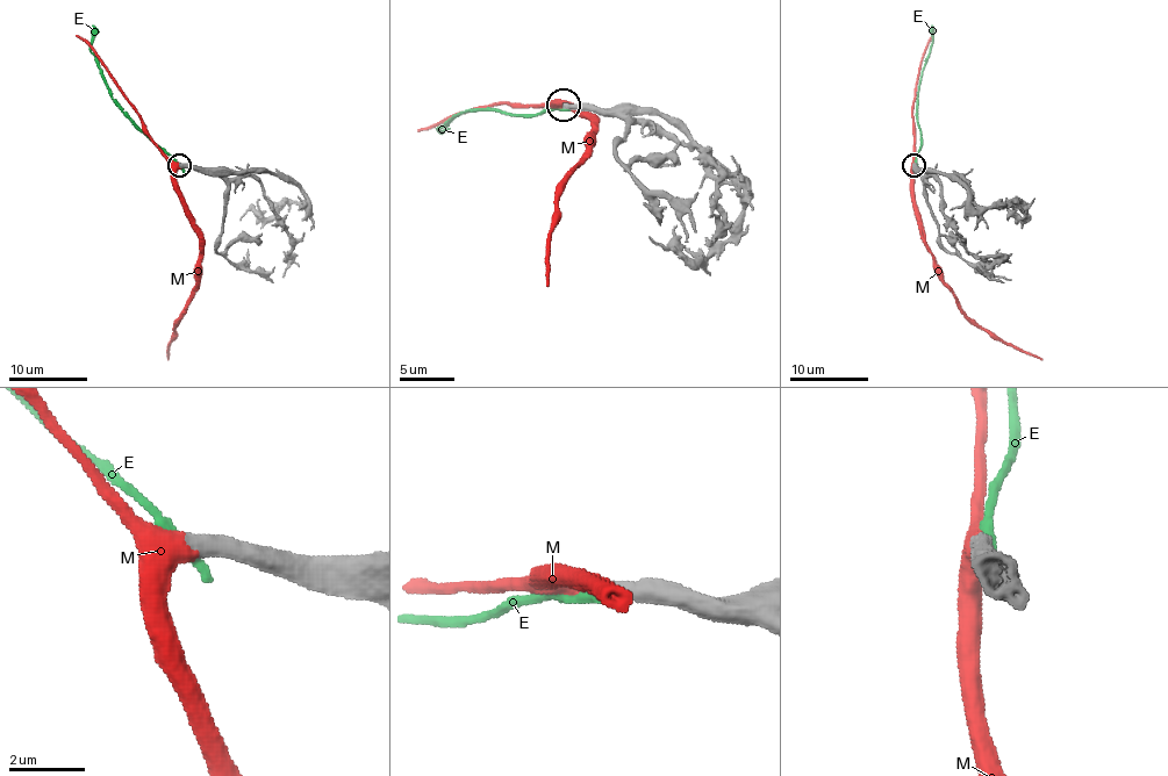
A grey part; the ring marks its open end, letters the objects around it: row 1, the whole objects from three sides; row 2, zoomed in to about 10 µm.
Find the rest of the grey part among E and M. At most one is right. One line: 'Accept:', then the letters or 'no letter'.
Accept: M

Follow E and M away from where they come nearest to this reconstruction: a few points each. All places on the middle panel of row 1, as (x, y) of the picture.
E: (564, 108), (544, 108), (539, 114), (470, 110), (459, 114), (439, 130)
M: (564, 106), (558, 106), (572, 108), (592, 122), (592, 150), (558, 194), (558, 221), (550, 232), (547, 285)

